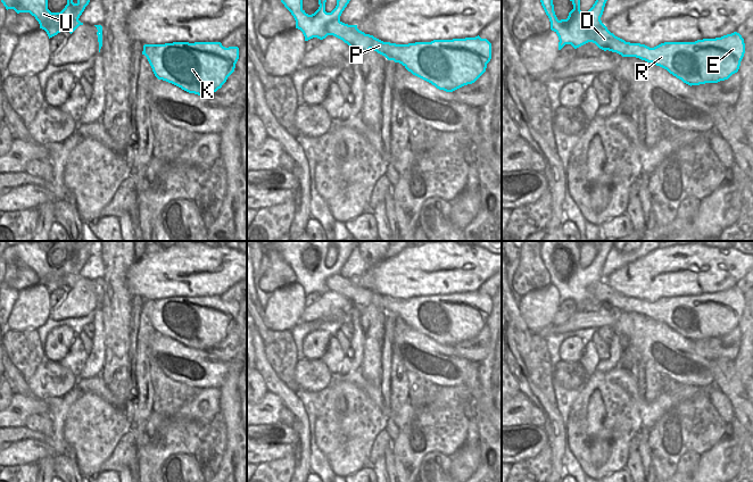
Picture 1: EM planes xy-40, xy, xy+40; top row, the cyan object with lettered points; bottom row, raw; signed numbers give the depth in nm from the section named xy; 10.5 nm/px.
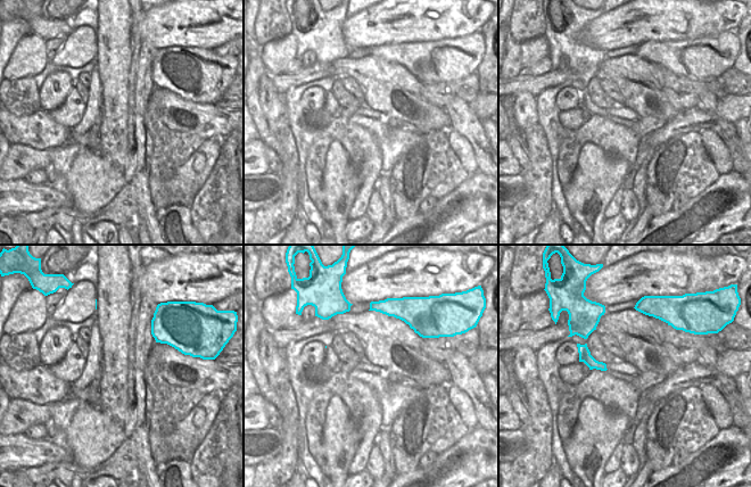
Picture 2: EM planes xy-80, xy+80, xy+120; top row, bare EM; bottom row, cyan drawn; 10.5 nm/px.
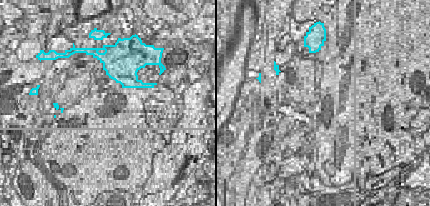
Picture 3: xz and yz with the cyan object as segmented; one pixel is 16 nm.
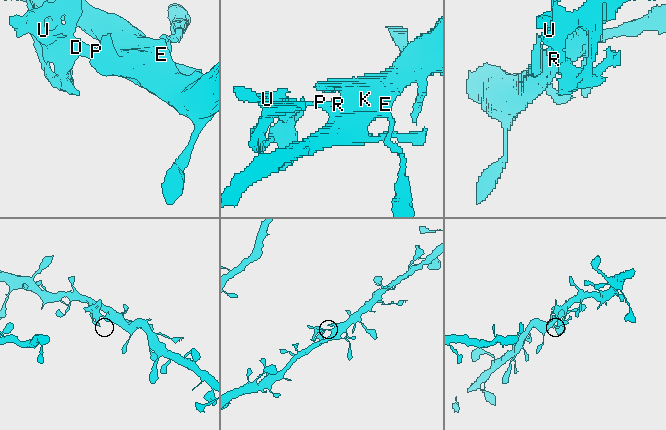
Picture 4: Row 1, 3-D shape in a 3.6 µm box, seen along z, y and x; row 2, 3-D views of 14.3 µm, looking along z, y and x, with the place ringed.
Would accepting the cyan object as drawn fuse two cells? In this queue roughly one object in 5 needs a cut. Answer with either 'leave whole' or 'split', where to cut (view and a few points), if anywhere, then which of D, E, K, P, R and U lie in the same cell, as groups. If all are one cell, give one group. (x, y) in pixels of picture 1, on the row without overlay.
split | xy+40 (627, 297), (626, 304), (620, 308) | D U / E K P R

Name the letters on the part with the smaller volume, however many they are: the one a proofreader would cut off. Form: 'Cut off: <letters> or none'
Cut off: D, U

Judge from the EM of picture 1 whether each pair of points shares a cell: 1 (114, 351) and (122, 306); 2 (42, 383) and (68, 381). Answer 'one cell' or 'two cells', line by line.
1: one cell
2: one cell

